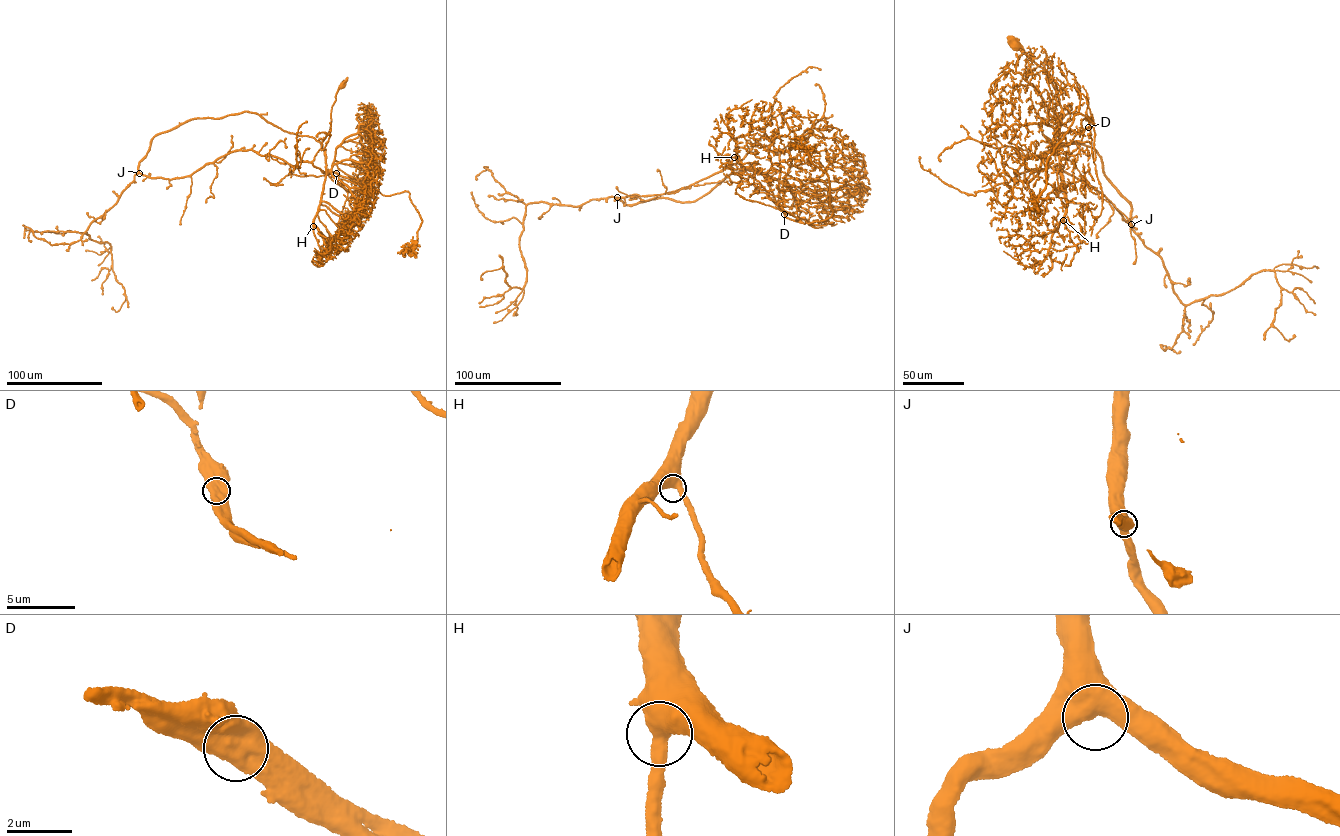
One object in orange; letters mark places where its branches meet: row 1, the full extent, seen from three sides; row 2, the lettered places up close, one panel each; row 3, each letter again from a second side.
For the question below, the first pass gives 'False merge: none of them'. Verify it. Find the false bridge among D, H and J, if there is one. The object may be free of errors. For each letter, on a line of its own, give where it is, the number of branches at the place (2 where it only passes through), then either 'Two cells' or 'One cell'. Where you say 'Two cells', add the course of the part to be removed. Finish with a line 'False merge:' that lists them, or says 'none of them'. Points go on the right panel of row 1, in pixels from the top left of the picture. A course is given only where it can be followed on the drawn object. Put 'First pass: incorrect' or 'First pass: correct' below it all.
D: Place: (1088, 127). Branches: 2. Two cells. Course of the part to remove: (1088, 128), (1091, 116), (1095, 125), (1083, 114), (1074, 116), (1048, 158), (1045, 188), (1030, 209), (1032, 219)
H: Place: (1063, 220). Branches: 2. One cell
J: Place: (1131, 224). Branches: 2. One cell
False merge: D
First pass: incorrect

